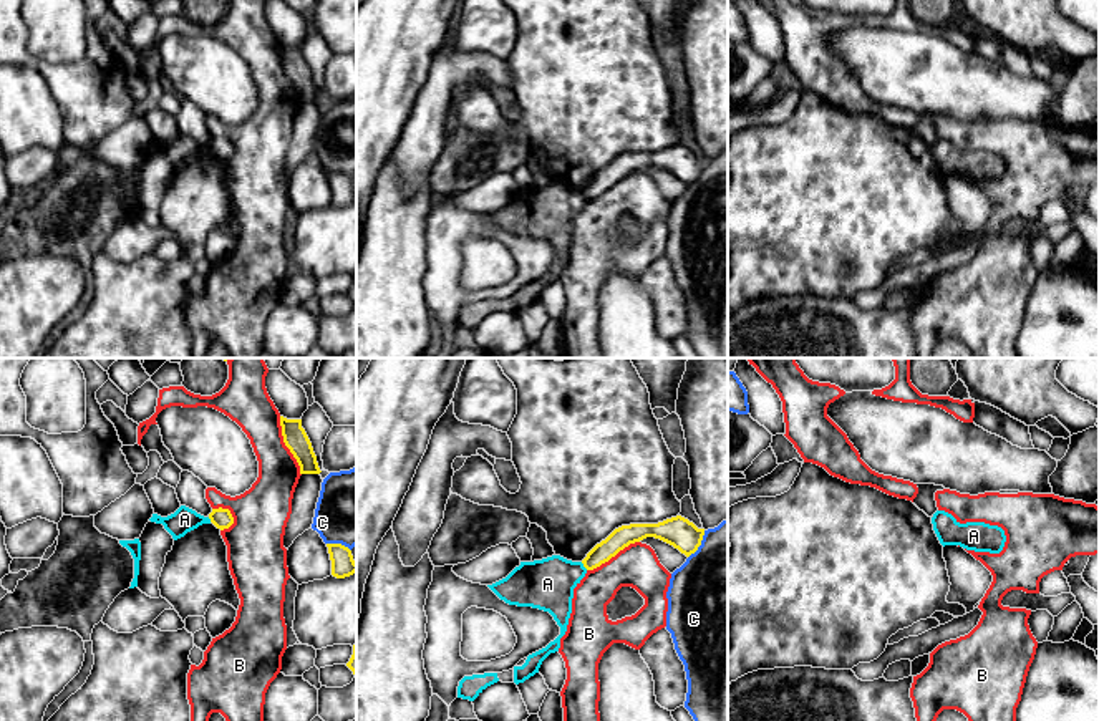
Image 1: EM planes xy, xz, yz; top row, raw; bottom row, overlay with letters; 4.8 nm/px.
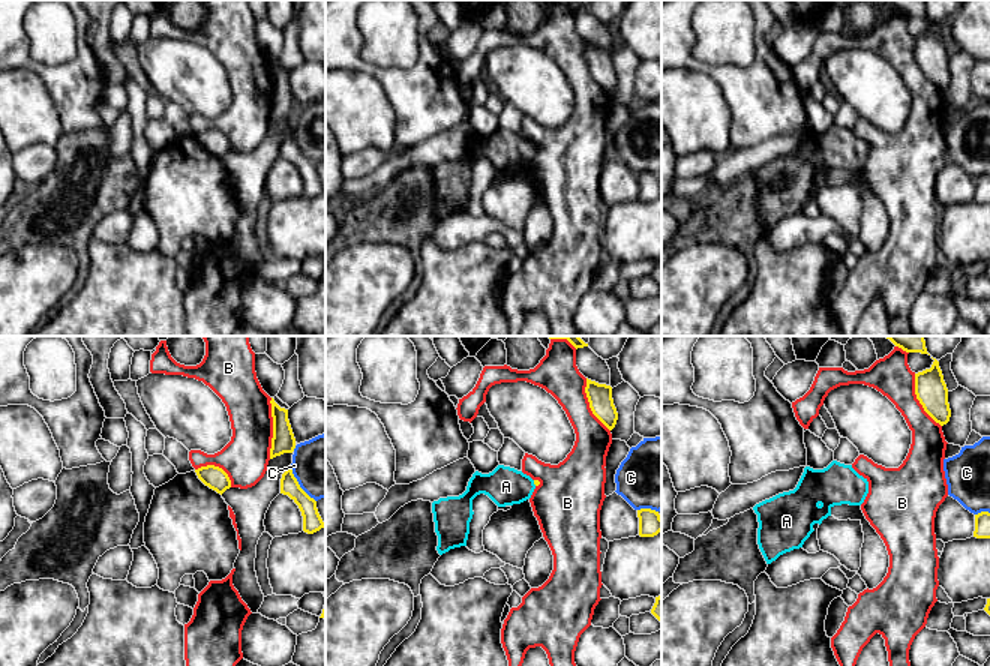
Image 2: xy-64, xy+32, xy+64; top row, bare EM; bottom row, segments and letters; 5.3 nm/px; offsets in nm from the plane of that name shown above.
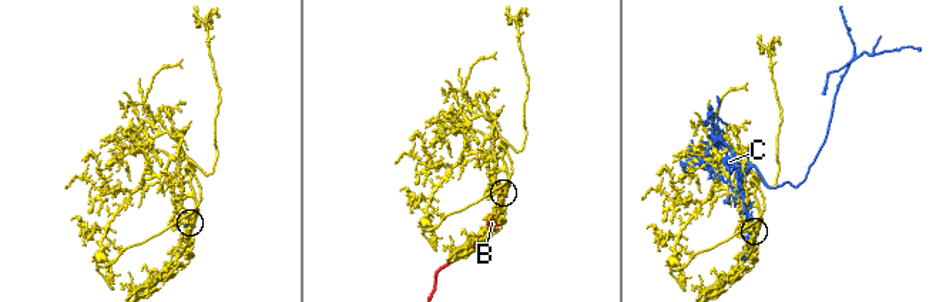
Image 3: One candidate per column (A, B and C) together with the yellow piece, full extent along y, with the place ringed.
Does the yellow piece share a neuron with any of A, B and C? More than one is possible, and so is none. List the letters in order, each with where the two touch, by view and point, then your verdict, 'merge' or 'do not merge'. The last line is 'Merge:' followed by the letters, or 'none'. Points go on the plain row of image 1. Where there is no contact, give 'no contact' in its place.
A: meets yellow in xz at (584, 194); do not merge
B: meets yellow in xy at (285, 73); do not merge
C: meets yellow in xz at (700, 173); do not merge
Merge: none

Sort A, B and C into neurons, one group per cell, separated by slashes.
A / B / C

